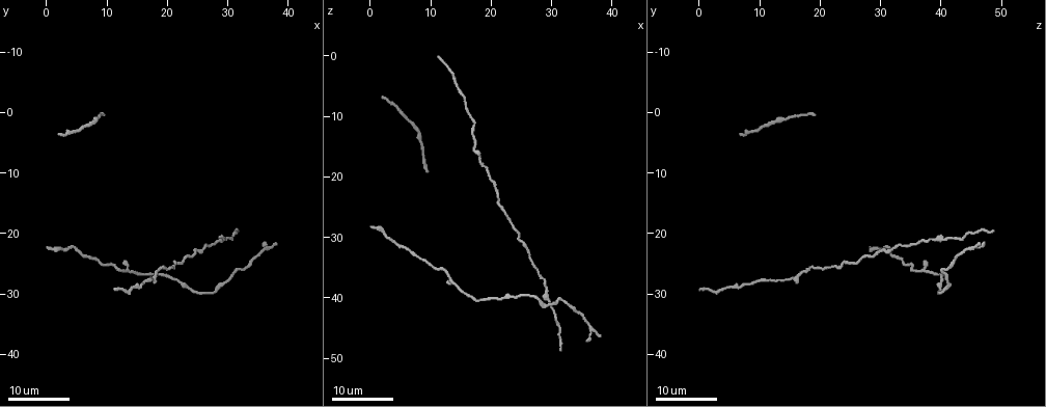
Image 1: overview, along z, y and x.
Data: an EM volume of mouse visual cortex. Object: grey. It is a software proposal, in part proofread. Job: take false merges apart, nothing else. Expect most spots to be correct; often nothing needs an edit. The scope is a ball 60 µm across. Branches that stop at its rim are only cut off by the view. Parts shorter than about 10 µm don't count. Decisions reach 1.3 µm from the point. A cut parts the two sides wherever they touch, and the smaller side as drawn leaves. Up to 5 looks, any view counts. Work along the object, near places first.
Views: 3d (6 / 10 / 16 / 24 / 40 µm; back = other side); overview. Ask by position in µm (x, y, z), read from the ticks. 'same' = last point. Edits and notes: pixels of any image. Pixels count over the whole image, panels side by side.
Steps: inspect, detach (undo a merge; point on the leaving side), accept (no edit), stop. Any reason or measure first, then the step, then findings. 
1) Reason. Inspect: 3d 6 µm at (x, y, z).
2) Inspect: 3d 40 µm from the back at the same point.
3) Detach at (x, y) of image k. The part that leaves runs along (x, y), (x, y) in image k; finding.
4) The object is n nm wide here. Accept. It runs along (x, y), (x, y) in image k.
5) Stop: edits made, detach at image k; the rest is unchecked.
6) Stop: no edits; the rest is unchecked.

Thick turns thin. Inspect: 3d 16 µm at (7.5, 1.5, 12.0).

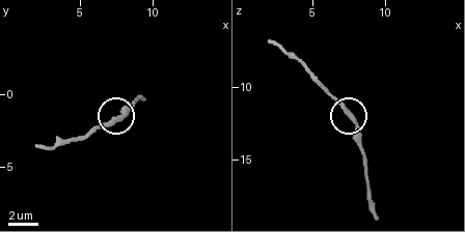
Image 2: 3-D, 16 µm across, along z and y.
Inspect: 3d 6 µm at (7.6, 1.6, 11.8).

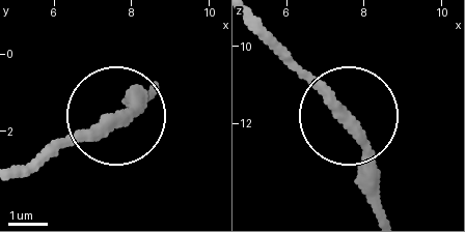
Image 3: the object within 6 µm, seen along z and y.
Accept. One neuron here.

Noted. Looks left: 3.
Thick turns thin. Inspect: 3d 16 µm at (18.0, 27.0, 16.5).

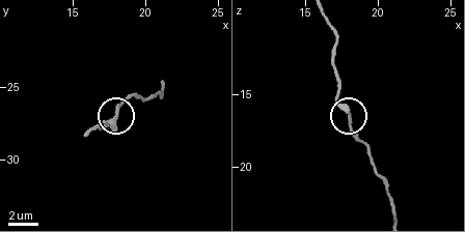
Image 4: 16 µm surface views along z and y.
Closer look. Inspect: 3d 10 µm at (18.2, 26.6, 16.8).

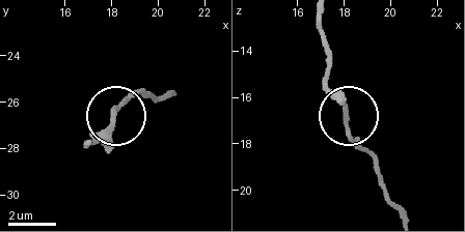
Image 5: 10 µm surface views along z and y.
Accept. It runs along (402, 210), (372, 156), (350, 133), (346, 109), (324, 76) in image 5; one neuron here.

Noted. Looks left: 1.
Stop: no edits; the rest is unchecked.

